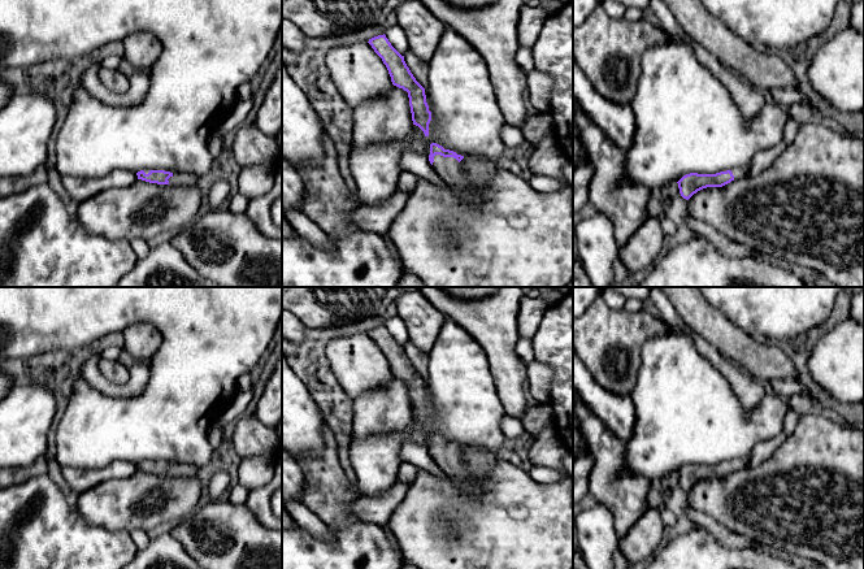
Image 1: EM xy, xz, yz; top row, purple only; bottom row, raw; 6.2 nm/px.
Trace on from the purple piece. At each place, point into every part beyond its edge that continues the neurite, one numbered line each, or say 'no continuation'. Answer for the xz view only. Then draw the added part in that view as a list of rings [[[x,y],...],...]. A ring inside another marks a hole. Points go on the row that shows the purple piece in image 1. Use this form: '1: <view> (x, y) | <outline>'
1: xz (470, 174) | [[[434,156],[433,169],[444,184],[460,191],[478,191],[486,186],[498,166],[486,158],[465,156],[460,162],[453,157]]]

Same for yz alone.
1: yz (741, 172) | [[[748,165],[733,169],[731,173],[734,175],[734,179],[748,177]]]

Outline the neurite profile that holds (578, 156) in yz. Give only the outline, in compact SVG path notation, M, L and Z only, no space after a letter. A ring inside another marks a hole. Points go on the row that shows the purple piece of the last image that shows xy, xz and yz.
M573 127L573 168L585 162L586 162L586 158L585 158L581 139L577 133L577 129Z

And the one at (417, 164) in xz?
M407 149L401 155L401 170L409 171L417 175L420 179L425 179L439 187L444 187L444 182L433 169L429 157L420 155L412 149Z

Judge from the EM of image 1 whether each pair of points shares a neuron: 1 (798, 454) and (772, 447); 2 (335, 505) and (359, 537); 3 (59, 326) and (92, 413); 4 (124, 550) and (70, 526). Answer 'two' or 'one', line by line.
1: two
2: two
3: one
4: one

